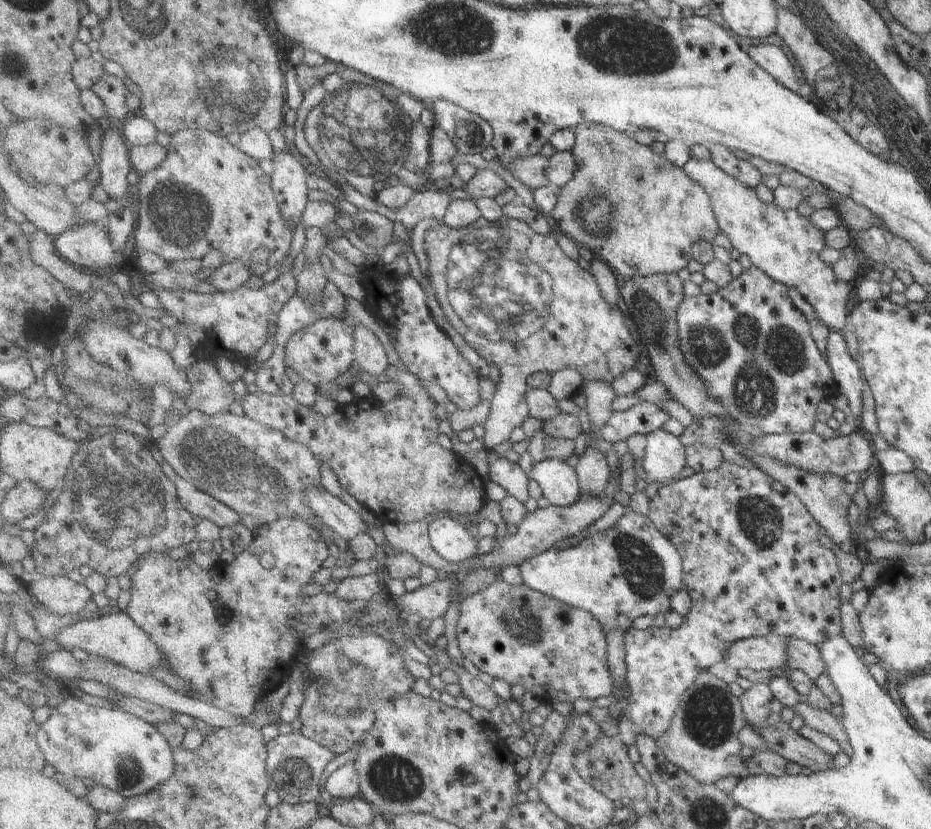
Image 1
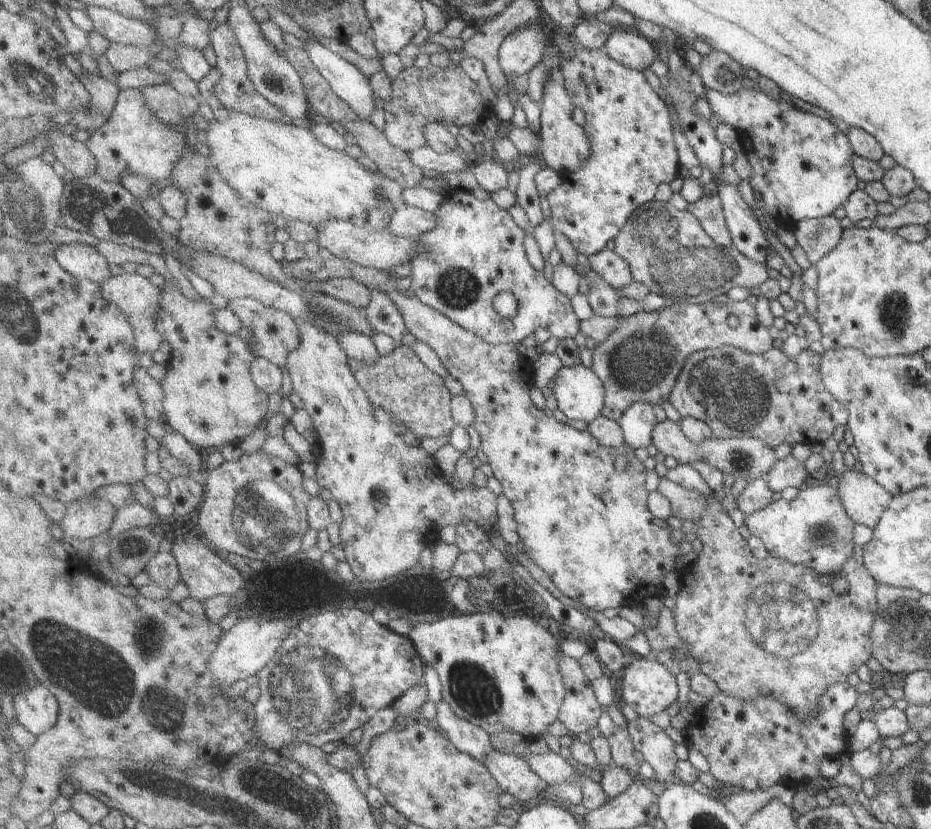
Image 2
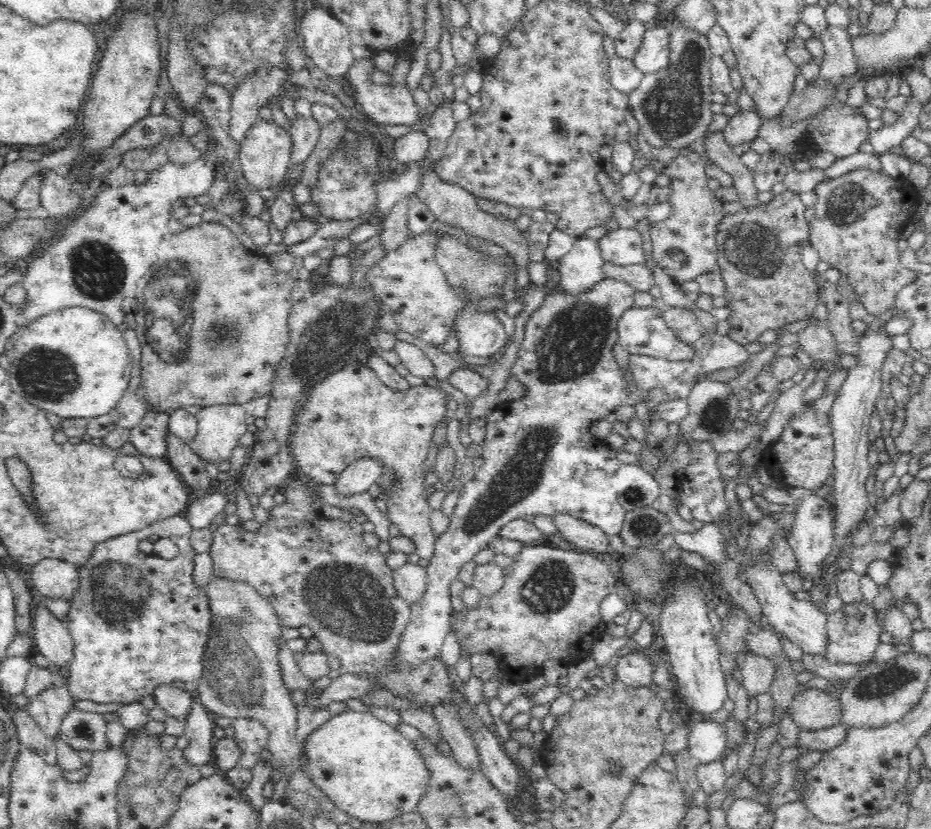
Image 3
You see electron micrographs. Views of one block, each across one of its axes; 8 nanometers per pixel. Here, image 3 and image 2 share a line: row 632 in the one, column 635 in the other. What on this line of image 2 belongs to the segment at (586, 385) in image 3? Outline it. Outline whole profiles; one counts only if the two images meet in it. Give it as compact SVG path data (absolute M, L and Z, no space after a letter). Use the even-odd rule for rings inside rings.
M640 402L622 416L620 420L627 444L634 449L648 448L654 444L658 416L655 404Z

